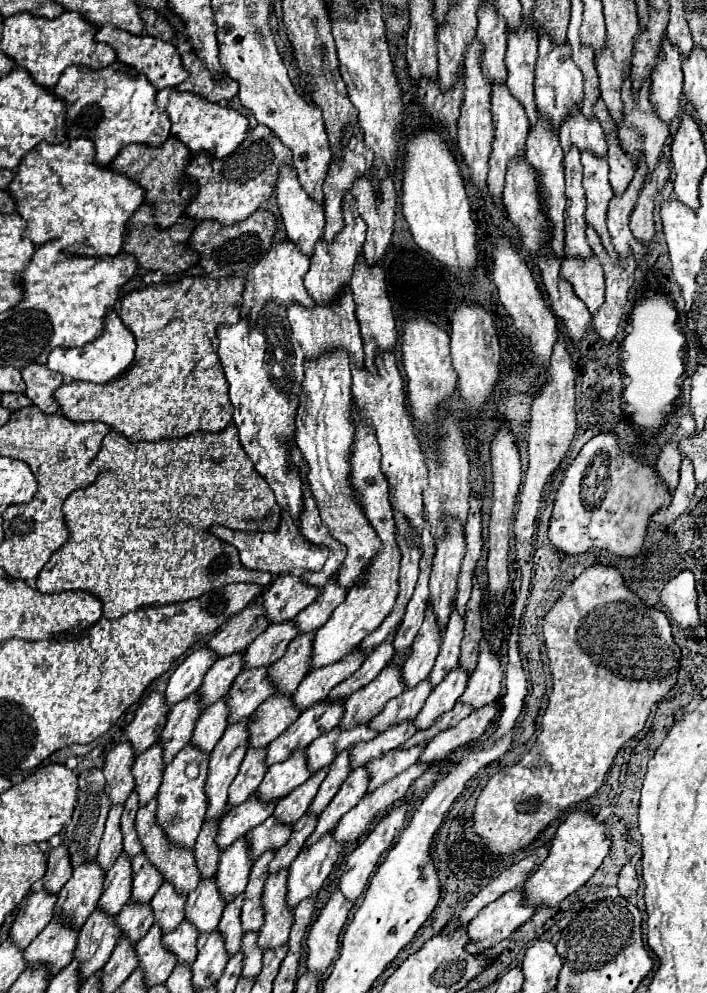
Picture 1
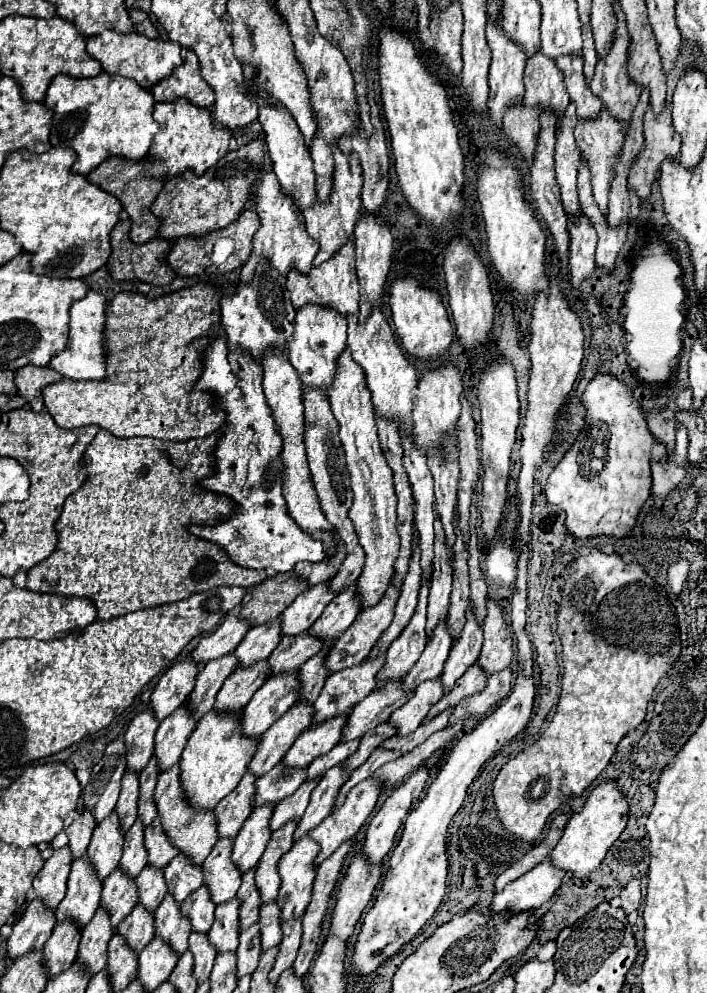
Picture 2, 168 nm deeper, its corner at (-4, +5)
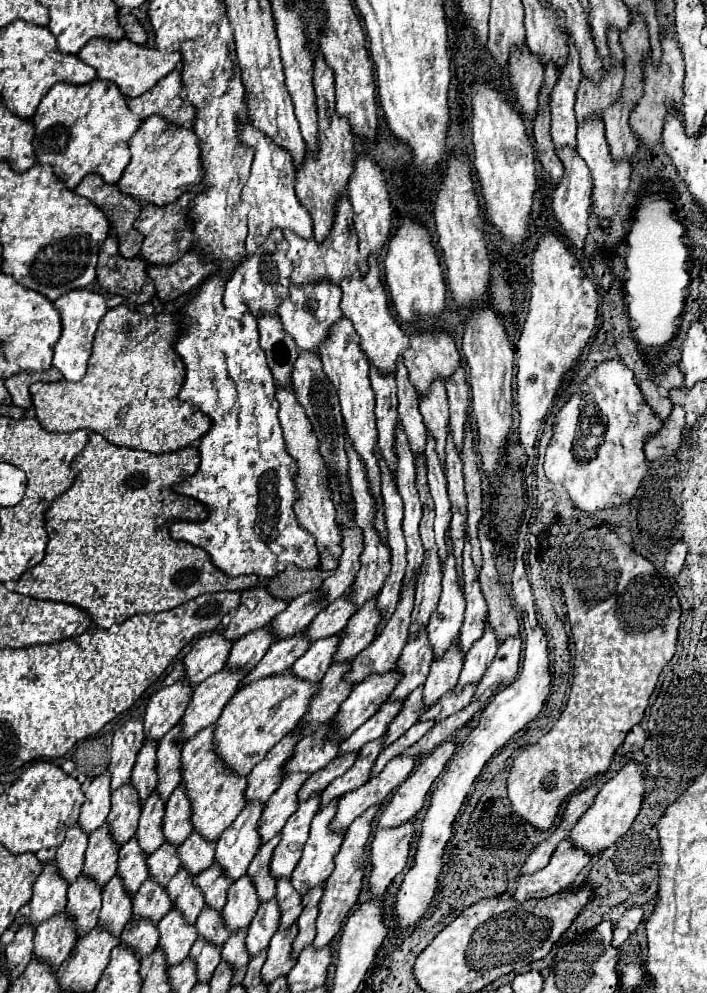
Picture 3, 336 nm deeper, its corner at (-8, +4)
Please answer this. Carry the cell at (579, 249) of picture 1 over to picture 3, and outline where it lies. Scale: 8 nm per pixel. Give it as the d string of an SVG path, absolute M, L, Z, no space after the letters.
M569 44L569 52L571 52L571 60L567 62L567 72L563 72L563 76L559 76L555 88L553 88L553 98L551 98L551 136L553 136L553 144L555 148L573 148L575 150L575 134L577 134L577 122L575 122L575 94L579 90L581 84L581 66L579 66L579 52L575 52L575 48L571 48Z

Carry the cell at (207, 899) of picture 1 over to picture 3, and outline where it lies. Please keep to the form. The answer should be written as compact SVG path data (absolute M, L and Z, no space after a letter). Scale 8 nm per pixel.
M247 804L217 842L215 864L231 882L237 882L247 874L247 868L259 850L261 840L257 834L257 822L263 808L263 804Z

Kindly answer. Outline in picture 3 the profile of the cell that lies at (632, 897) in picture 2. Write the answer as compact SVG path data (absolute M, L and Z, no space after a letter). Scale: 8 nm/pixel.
M633 906L631 910L627 910L627 912L619 918L617 926L619 926L619 928L627 928L629 932L635 932L635 928L637 928L639 922L641 922L641 918L643 918L643 908L641 908L641 906Z

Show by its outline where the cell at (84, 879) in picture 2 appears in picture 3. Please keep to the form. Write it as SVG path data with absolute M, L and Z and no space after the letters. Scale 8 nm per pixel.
M99 828L95 836L89 836L89 846L85 852L83 876L91 878L99 888L105 888L107 882L115 876L117 868L117 848L107 840L107 832Z

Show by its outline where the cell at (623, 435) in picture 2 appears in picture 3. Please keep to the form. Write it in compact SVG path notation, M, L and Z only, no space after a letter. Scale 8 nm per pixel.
M619 358L607 360L587 376L579 392L575 392L555 416L553 438L545 452L545 474L549 482L563 484L575 508L585 514L595 514L629 504L631 498L639 492L643 478L647 476L649 462L645 460L643 444L647 438L655 436L659 428L663 428L663 422L655 414L651 414L651 408L643 400L643 394L635 382L635 374L627 366L623 366Z

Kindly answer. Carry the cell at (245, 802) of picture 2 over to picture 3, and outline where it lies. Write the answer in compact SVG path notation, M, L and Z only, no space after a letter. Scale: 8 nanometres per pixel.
M289 732L267 756L265 760L261 760L251 774L247 776L247 788L245 788L245 802L261 802L265 804L269 800L269 796L279 788L283 776L281 776L281 768L285 764L285 760L291 756L293 748L295 748L295 732Z

